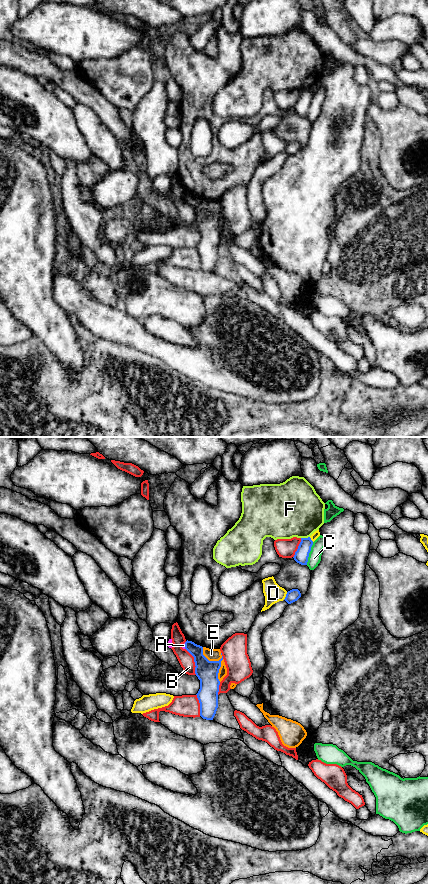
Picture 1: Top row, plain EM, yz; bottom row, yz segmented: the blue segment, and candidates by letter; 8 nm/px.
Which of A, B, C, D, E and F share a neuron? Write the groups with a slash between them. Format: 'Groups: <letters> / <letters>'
Groups: A / B / C / D / E / F

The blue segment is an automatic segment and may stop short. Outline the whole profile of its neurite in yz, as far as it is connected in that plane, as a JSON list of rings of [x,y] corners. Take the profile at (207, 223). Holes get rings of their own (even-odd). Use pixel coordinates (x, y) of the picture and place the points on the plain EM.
[[[188,192],[185,194],[185,201],[194,209],[194,214],[196,218],[195,226],[200,232],[200,241],[196,246],[200,255],[200,268],[206,272],[213,272],[218,260],[218,244],[220,237],[218,225],[221,219],[223,208],[219,213],[209,213],[203,207],[203,199]]]

